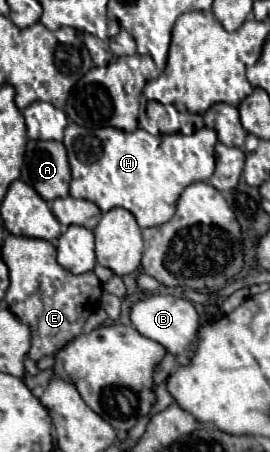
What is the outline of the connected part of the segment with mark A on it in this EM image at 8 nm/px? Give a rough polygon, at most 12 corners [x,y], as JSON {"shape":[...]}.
{"shape":[[30,139],[20,179],[46,201],[68,197],[60,141]]}

